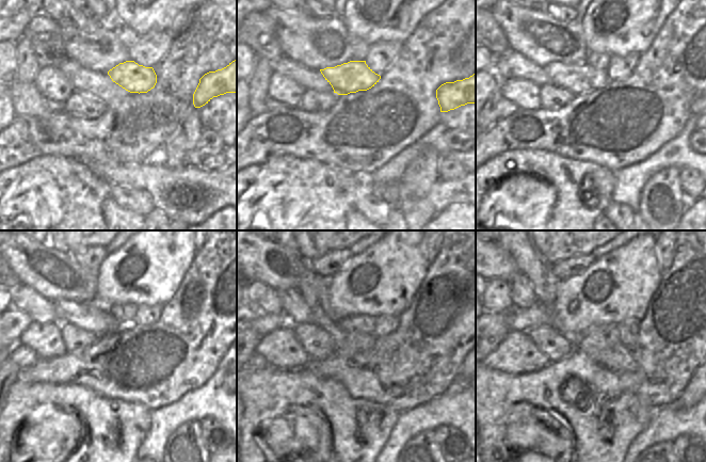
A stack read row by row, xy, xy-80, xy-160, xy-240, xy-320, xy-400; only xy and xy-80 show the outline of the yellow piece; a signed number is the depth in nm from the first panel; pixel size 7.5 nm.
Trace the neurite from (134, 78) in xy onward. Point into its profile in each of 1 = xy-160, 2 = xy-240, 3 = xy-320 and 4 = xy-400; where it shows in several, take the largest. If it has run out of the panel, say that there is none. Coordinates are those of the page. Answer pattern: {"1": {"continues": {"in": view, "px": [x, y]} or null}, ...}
{"1": {"continues": {"in": "xy-160", "px": [581, 78]}}, "2": {"continues": {"in": "xy-240", "px": [97, 319]}}, "3": {"continues": {"in": "xy-320", "px": [294, 306]}}, "4": {"continues": {"in": "xy-400", "px": [523, 295]}}}

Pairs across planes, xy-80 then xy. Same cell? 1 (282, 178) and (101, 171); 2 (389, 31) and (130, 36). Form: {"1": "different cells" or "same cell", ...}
{"1": "different cells", "2": "different cells"}

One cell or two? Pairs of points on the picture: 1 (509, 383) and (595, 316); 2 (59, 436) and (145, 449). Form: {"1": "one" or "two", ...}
{"1": "two", "2": "two"}

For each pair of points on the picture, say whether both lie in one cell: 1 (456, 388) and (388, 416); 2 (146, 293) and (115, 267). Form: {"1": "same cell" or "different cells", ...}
{"1": "different cells", "2": "same cell"}

